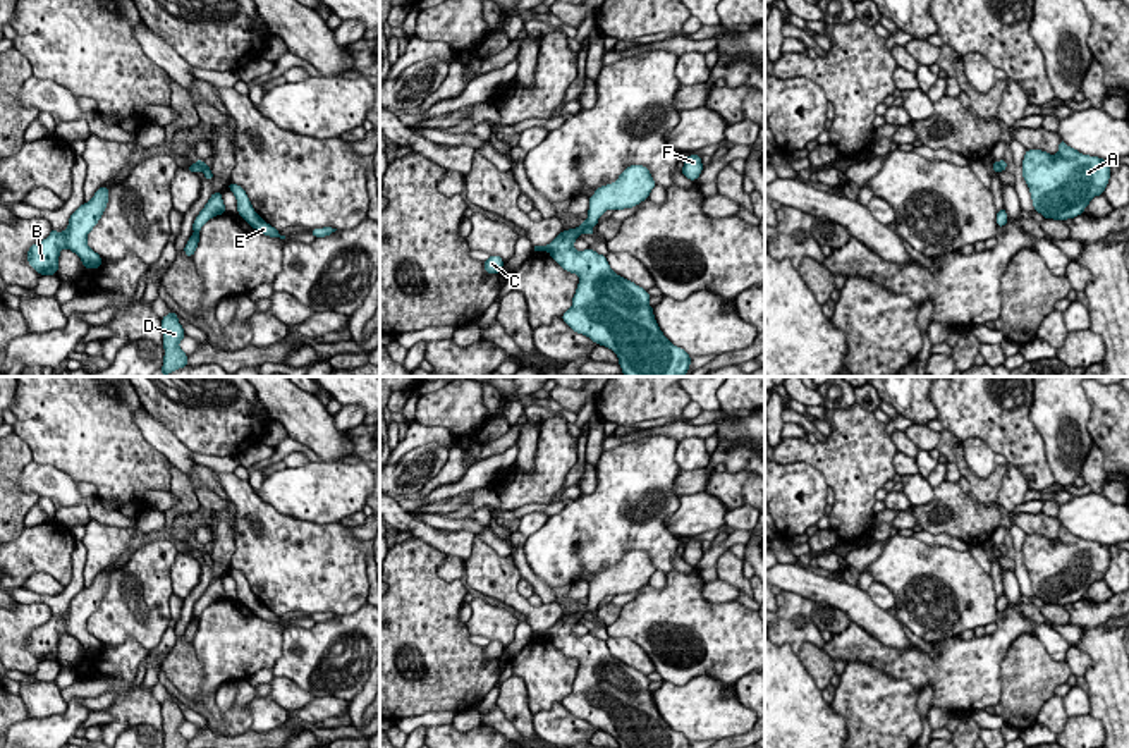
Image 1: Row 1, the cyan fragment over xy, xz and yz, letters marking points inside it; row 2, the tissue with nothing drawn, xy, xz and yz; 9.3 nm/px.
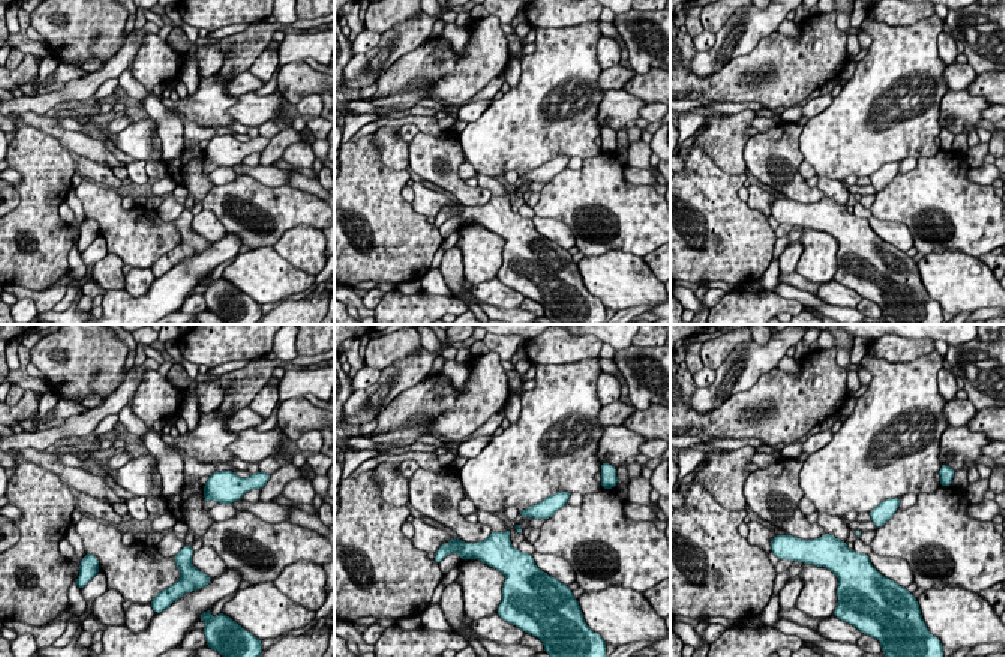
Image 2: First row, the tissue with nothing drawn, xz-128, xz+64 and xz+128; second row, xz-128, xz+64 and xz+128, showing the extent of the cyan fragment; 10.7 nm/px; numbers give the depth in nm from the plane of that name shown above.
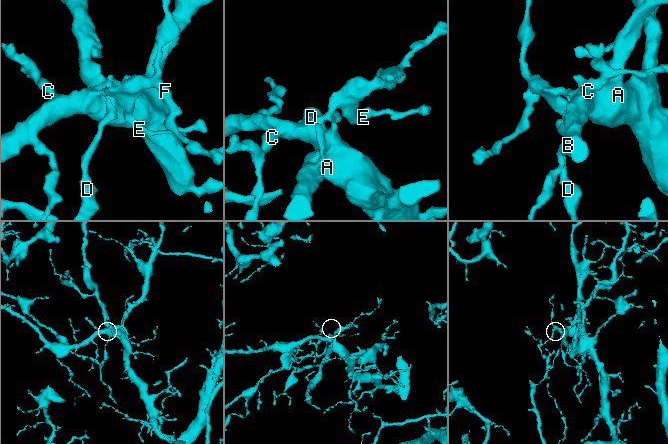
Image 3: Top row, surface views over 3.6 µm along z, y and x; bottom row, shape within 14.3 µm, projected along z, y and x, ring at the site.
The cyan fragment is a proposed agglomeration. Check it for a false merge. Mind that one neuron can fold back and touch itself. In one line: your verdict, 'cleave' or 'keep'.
cleave

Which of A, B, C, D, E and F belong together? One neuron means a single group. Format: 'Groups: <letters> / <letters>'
Groups: A B C E F / D

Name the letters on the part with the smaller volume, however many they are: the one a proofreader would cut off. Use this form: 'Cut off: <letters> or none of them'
Cut off: D

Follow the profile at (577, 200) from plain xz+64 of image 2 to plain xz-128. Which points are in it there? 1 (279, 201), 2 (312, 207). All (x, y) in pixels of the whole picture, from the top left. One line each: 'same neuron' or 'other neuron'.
1: same neuron
2: same neuron

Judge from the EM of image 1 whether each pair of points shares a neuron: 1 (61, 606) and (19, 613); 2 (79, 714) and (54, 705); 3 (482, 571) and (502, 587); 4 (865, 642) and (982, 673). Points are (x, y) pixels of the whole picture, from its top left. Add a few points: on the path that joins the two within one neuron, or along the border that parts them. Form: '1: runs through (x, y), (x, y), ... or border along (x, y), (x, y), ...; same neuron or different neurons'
1: border along (18, 602), (43, 602), (52, 613); different neurons
2: border along (67, 704), (59, 714), (31, 717); different neurons
3: runs through (487, 571), (497, 582); same neuron
4: runs through (894, 662), (913, 664), (930, 673), (952, 673); same neuron

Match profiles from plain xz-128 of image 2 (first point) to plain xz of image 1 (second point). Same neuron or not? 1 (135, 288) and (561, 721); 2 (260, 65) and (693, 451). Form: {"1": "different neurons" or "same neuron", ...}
{"1": "same neuron", "2": "same neuron"}

